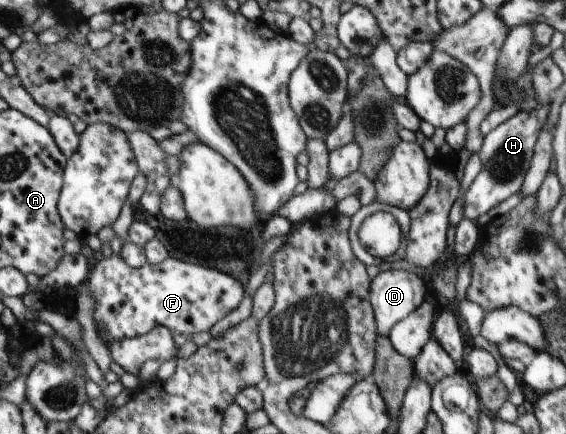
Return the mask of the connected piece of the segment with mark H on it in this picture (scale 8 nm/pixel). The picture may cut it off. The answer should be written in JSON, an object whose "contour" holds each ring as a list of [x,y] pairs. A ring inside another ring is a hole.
{"contour":[[[544,105],[534,111],[519,111],[484,137],[480,155],[477,155],[482,157],[482,171],[467,189],[463,205],[464,219],[476,222],[494,206],[521,191],[526,173],[531,167],[538,133],[547,123],[549,108],[549,105]]]}

